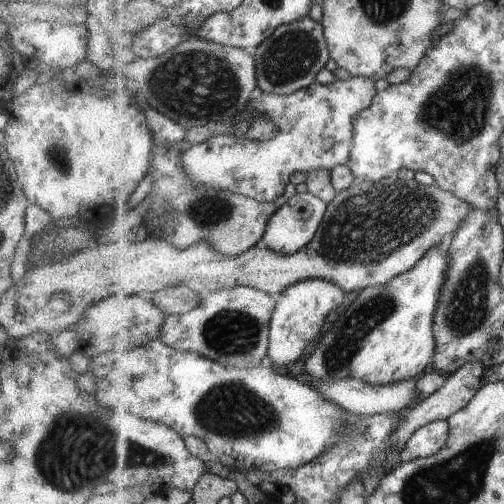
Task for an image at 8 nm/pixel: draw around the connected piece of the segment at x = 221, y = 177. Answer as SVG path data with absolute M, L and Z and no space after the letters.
M353 76L348 81L335 80L334 82L328 85L319 84L319 82L315 81L313 84L311 84L311 86L309 86L309 88L298 90L297 92L294 92L293 94L290 94L290 95L274 95L274 94L262 92L262 95L258 97L257 99L255 99L254 101L249 100L249 103L245 106L243 112L241 113L243 114L249 113L252 117L256 117L257 115L269 115L270 119L273 119L276 122L276 125L278 126L277 134L272 139L269 139L268 141L256 141L256 140L253 140L252 138L238 137L237 135L233 135L232 133L230 133L229 135L220 136L220 137L211 137L208 141L205 141L204 143L199 143L198 145L192 145L190 149L187 149L185 152L183 152L183 155L180 156L181 158L180 164L184 165L184 170L188 173L188 176L190 177L190 179L194 183L200 184L202 187L207 187L208 189L217 189L217 190L221 190L221 189L230 190L231 192L239 193L240 195L251 197L251 198L254 198L255 200L266 202L266 203L276 201L280 196L283 196L283 194L285 194L285 190L283 190L283 187L285 187L286 184L289 184L289 180L291 180L291 176L293 176L295 172L305 171L309 173L317 169L327 169L331 171L336 166L339 166L339 165L345 166L348 164L349 159L350 159L350 154L352 153L353 145L354 145L354 120L360 112L363 112L363 110L365 110L366 108L369 108L373 104L373 100L376 99L377 93L378 91L377 91L377 88L375 88L374 80L371 80L365 77L353 77Z

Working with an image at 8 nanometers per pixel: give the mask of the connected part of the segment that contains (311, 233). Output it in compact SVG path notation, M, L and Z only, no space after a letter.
M309 192L297 193L269 219L264 238L258 246L267 247L280 253L293 254L299 252L315 238L317 231L320 230L321 223L324 222L327 210L328 204L321 200L321 197Z

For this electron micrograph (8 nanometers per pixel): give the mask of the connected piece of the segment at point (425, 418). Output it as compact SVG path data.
M477 361L467 363L464 367L457 370L435 394L429 395L422 403L413 407L408 412L408 415L404 416L404 422L400 424L396 433L392 434L392 446L396 446L399 451L403 451L403 454L406 455L406 444L411 435L415 434L419 428L436 420L448 420L448 418L465 408L473 400L473 397L482 386L481 378L479 377L485 376L485 372L484 364Z

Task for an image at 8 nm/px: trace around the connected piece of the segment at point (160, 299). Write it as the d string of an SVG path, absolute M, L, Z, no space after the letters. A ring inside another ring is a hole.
M185 285L164 288L149 297L165 314L177 316L191 312L202 301L200 292Z

